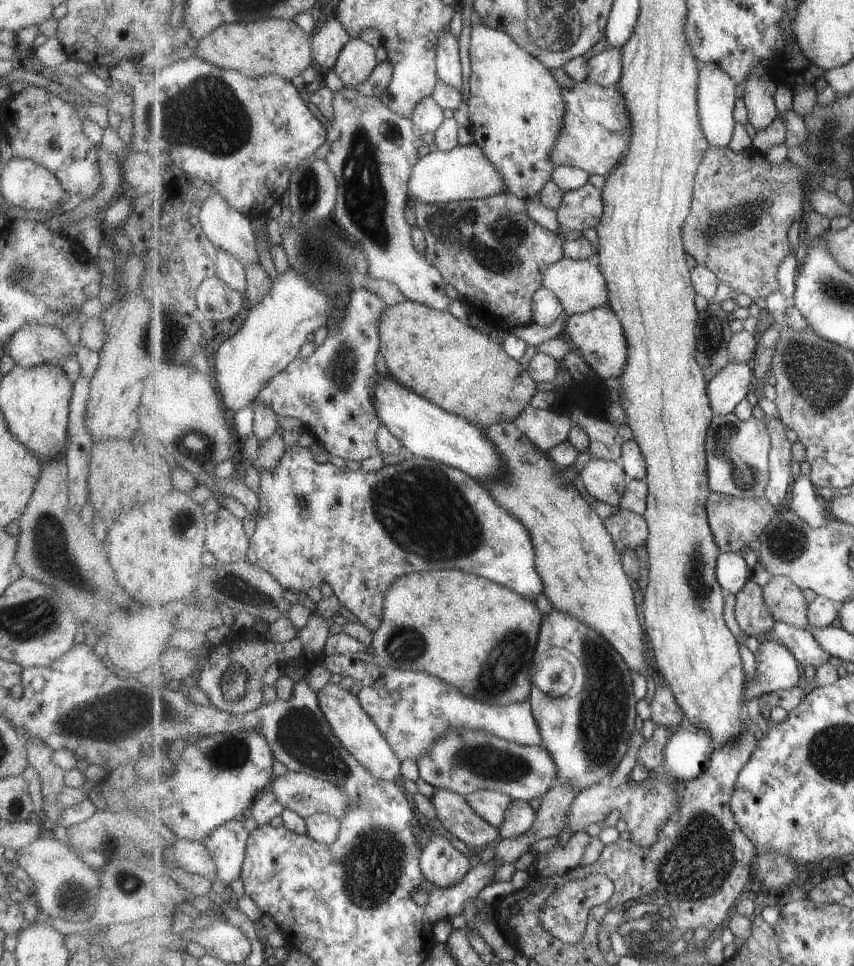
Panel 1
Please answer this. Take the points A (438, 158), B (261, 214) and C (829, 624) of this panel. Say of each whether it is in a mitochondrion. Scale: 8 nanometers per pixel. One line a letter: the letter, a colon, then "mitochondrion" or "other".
A: other
B: other
C: other

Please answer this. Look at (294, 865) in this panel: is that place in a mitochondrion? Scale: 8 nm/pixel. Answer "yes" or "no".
no

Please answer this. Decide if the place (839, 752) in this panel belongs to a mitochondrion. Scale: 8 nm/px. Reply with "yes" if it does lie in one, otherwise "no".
yes

